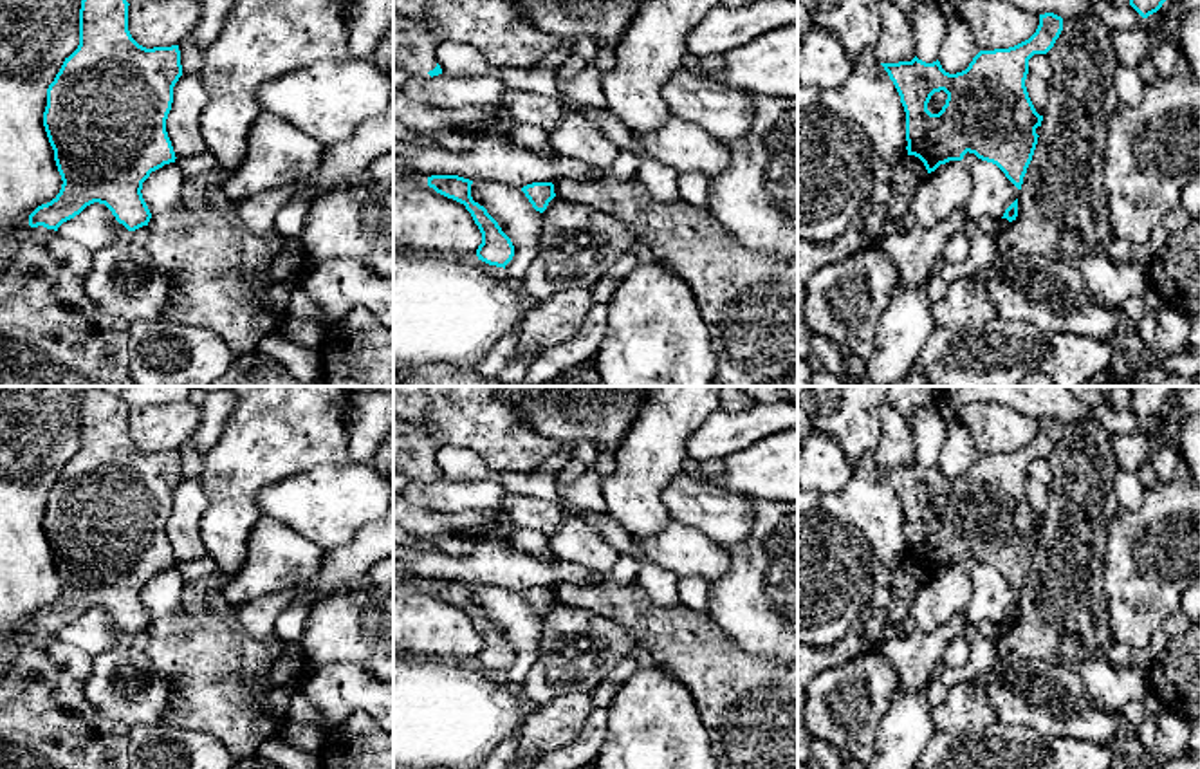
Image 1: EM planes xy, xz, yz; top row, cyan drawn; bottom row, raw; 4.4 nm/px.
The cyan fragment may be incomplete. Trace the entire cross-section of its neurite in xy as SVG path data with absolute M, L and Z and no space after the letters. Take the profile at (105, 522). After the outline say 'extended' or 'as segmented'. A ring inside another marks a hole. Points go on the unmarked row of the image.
M103 386L85 392L79 449L49 489L43 516L43 531L63 588L51 607L29 619L31 632L58 635L94 607L105 608L128 635L148 630L152 623L141 594L152 576L177 563L166 523L182 469L179 449L146 453L132 442L128 410L121 395Z; as segmented

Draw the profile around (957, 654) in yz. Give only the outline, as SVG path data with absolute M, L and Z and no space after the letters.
M964 637L953 639L944 652L944 666L964 668L971 661L971 643Z

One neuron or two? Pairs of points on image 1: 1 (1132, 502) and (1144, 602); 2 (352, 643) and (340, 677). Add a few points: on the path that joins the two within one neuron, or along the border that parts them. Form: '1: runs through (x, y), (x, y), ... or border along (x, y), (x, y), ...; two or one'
1: border along (1146, 491), (1135, 509), (1121, 508); two
2: border along (314, 665), (356, 663), (374, 676); two

